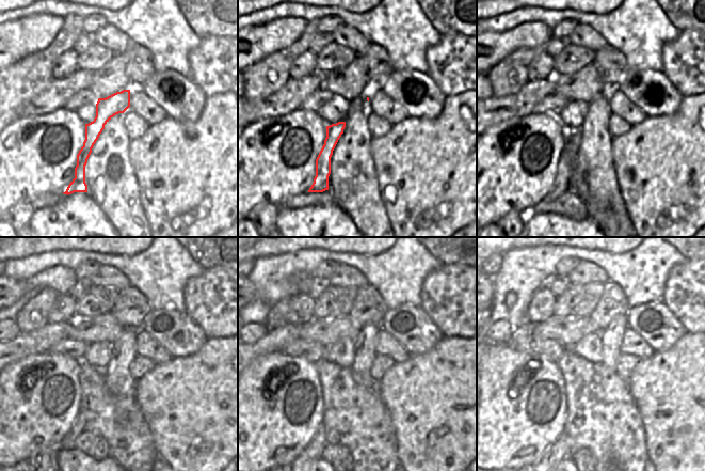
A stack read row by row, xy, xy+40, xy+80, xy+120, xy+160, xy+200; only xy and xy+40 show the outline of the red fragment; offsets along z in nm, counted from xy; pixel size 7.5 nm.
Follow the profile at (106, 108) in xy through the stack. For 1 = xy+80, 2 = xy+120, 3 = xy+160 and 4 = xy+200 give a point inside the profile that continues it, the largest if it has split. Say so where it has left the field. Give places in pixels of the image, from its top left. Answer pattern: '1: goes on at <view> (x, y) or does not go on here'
1: goes on at xy+80 (561, 183)
2: goes on at xy+120 (78, 427)
3: goes on at xy+160 (314, 451)
4: goes on at xy+200 (558, 452)

